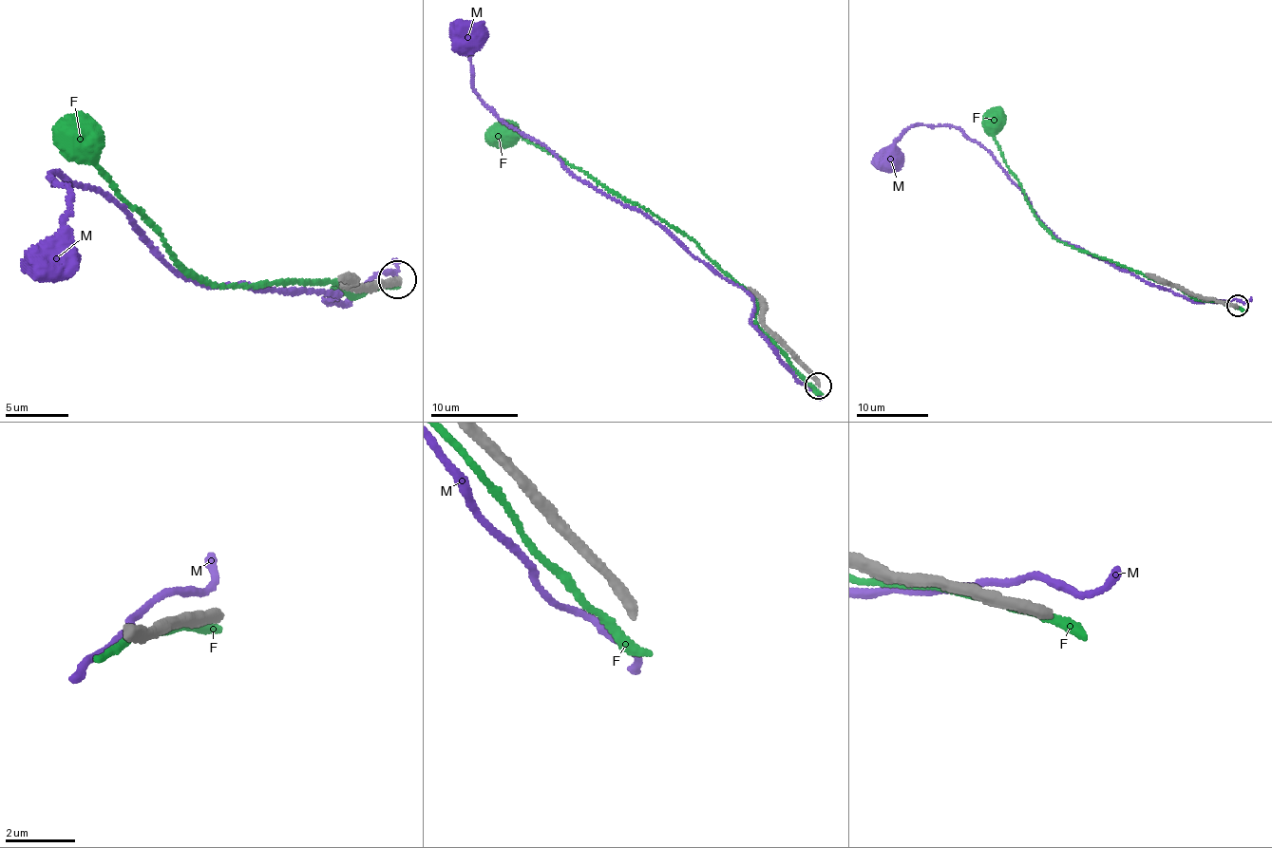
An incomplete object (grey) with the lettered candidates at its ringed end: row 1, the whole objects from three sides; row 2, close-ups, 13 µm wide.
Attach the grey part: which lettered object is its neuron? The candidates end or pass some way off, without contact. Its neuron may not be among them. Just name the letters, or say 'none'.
none

